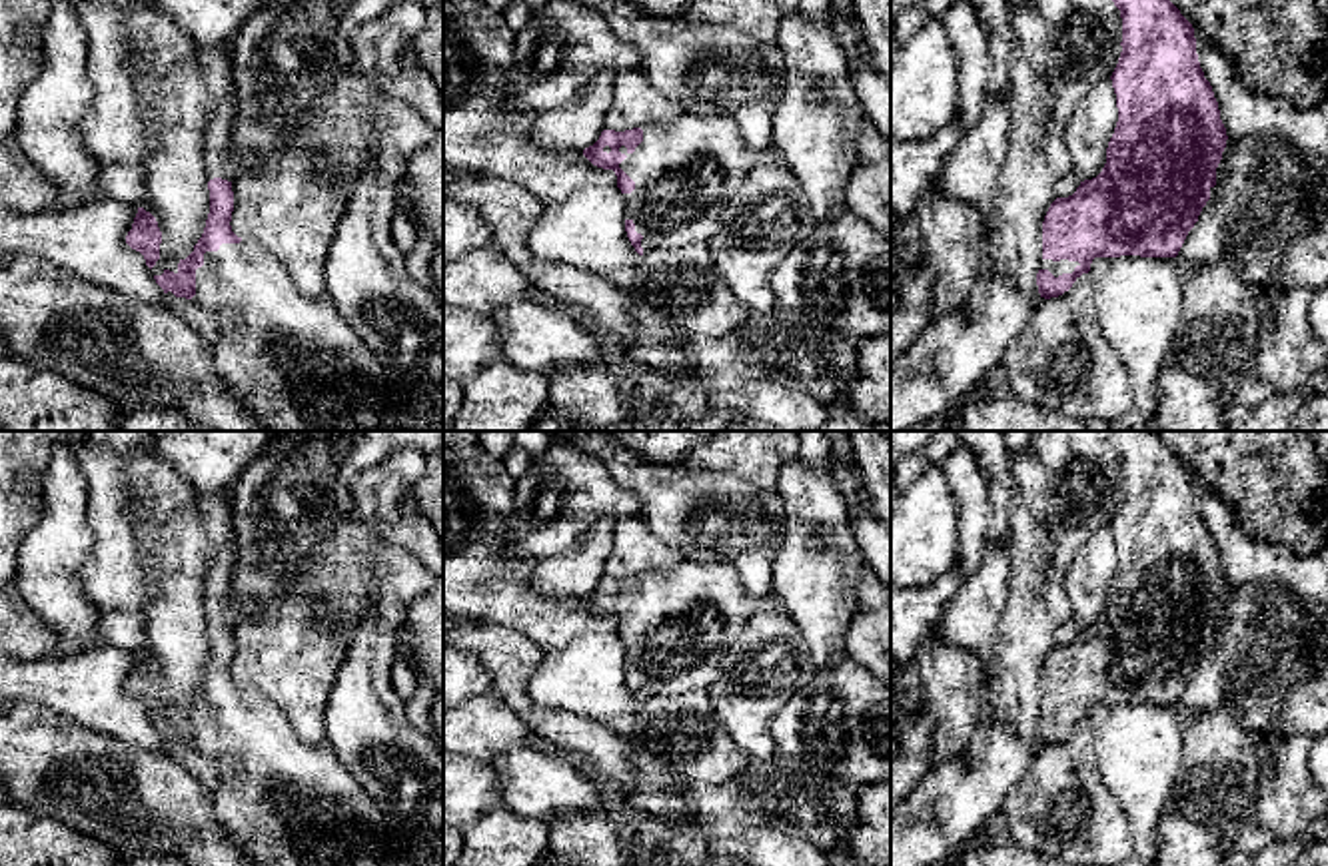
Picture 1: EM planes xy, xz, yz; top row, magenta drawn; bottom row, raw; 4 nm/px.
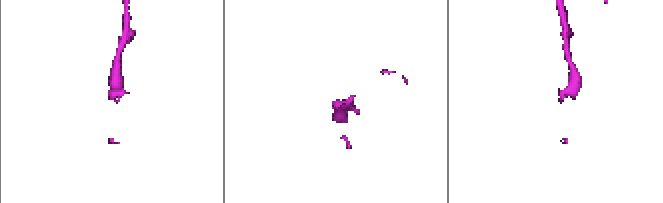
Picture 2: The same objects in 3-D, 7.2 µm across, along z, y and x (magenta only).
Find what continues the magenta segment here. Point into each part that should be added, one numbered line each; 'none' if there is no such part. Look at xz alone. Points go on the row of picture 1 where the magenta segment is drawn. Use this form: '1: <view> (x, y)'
1: xz (685, 170)

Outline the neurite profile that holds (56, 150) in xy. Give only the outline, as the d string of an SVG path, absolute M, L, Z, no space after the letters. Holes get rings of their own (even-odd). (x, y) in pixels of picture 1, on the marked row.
M54 0L44 28L44 64L20 96L16 140L26 158L80 208L98 180L98 162L78 124L90 112L88 38L76 16L78 0Z

